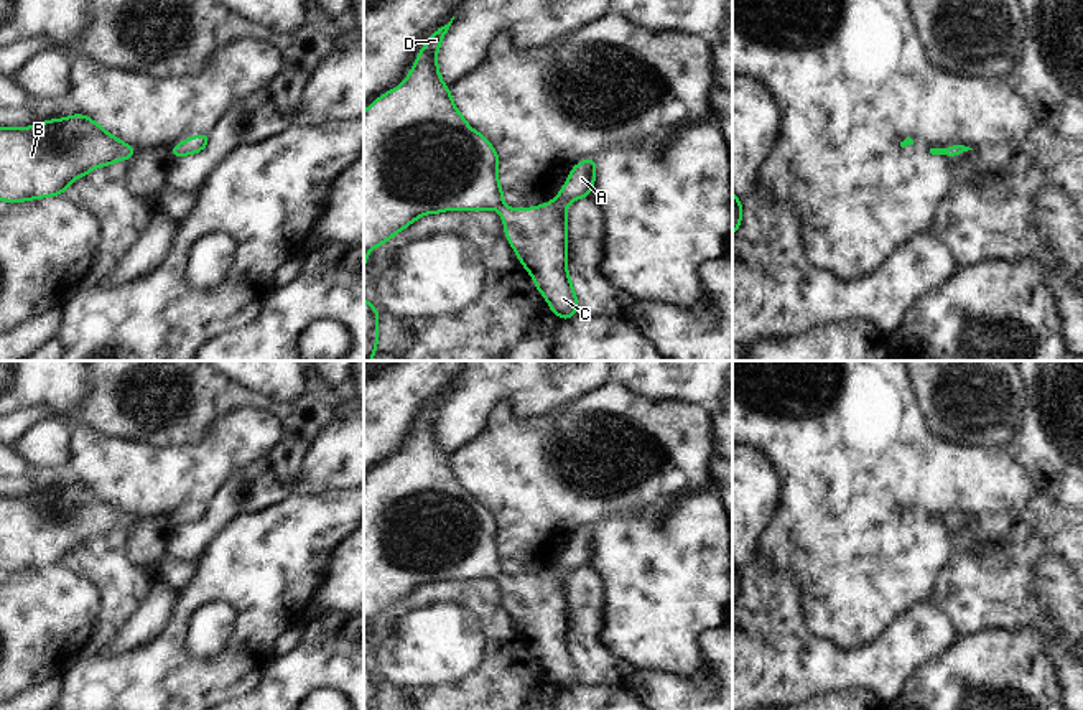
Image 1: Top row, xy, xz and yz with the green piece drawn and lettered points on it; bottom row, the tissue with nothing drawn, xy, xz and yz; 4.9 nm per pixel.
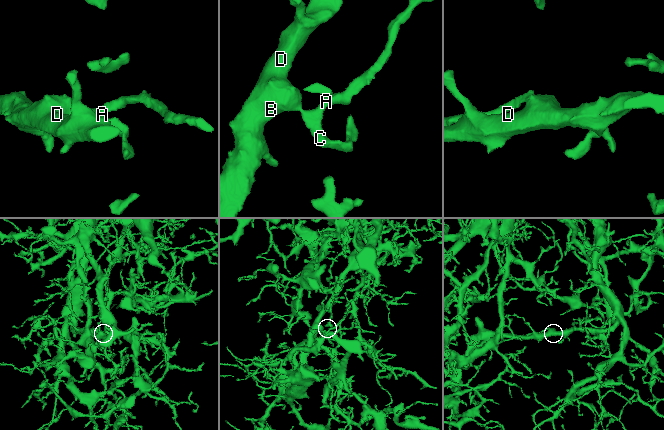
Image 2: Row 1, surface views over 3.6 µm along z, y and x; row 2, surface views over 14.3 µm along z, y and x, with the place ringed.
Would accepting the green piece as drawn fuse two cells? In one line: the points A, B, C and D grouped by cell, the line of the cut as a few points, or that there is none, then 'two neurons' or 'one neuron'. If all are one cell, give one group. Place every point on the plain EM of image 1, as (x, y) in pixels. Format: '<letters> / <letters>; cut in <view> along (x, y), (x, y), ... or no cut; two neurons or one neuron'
A B C D; no cut; one neuron

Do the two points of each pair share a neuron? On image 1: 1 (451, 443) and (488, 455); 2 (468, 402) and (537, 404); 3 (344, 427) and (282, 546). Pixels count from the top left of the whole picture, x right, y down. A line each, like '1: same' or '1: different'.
1: different
2: same
3: different

